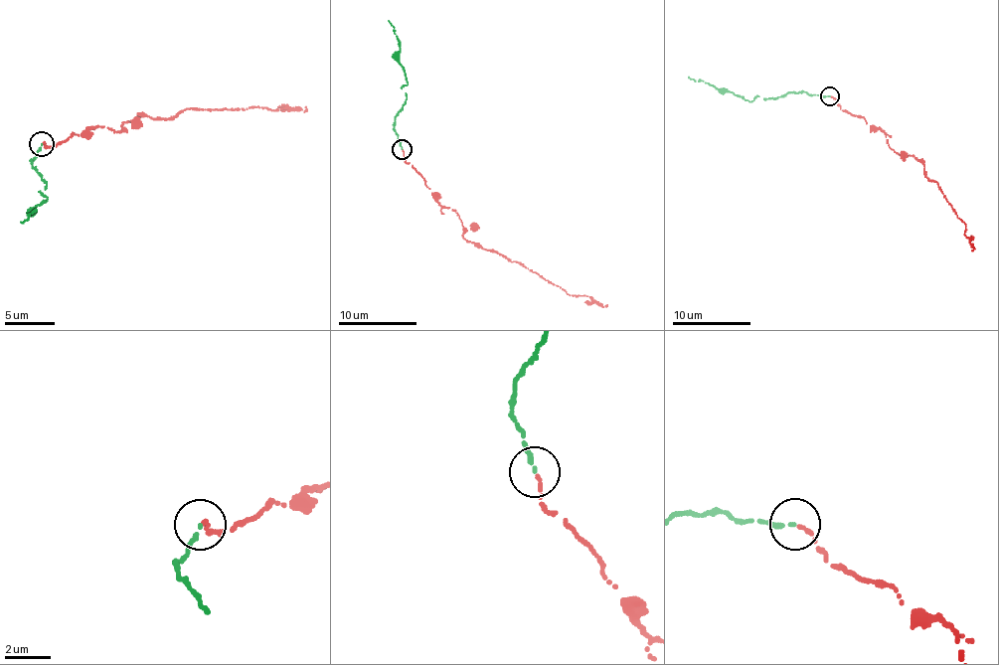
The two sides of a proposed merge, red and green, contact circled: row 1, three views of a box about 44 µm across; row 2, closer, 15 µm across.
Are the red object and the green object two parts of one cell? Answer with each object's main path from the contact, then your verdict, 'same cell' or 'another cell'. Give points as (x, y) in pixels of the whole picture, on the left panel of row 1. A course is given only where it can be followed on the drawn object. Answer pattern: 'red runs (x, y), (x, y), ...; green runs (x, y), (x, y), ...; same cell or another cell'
red runs (44, 144), (49, 148), (92, 127), (117, 131), (125, 122), (145, 115), (168, 119), (186, 107), (306, 106); green runs (41, 144), (30, 164), (47, 184), (39, 191), (46, 201), (41, 202), (36, 214), (20, 221); same cell

